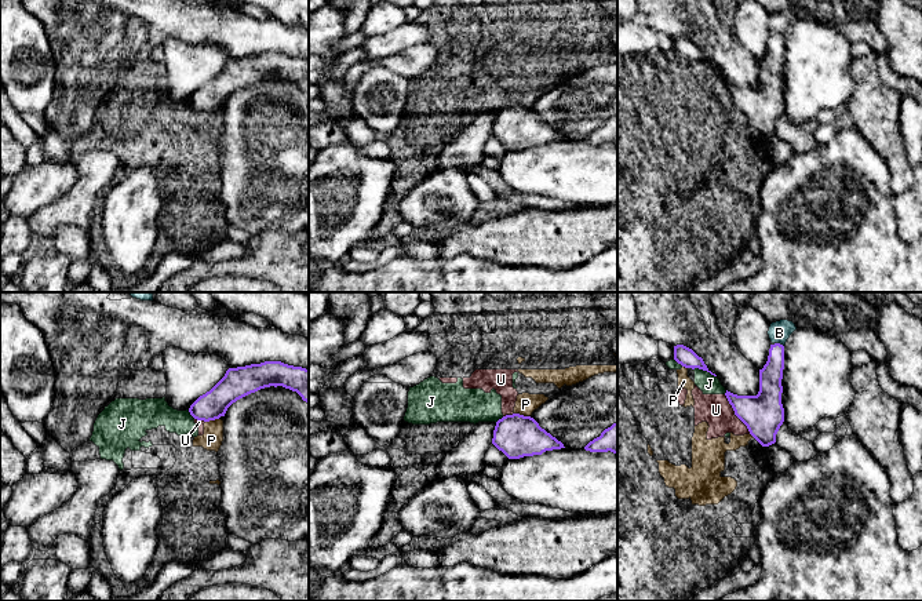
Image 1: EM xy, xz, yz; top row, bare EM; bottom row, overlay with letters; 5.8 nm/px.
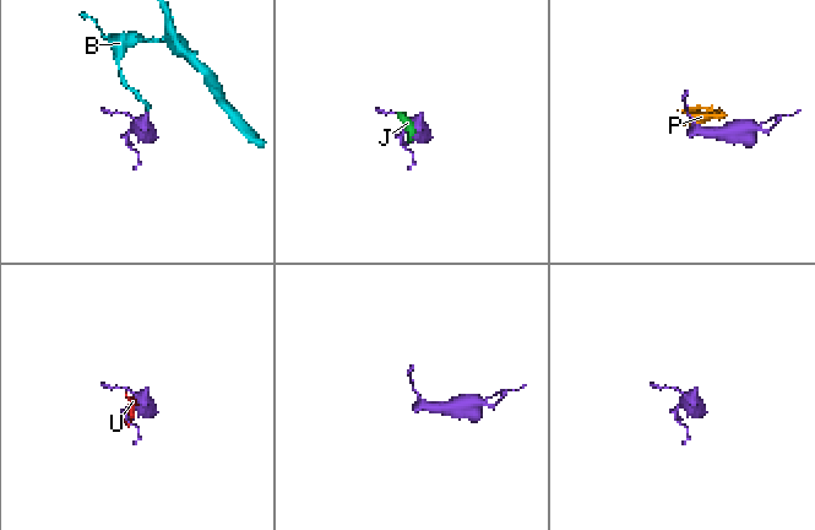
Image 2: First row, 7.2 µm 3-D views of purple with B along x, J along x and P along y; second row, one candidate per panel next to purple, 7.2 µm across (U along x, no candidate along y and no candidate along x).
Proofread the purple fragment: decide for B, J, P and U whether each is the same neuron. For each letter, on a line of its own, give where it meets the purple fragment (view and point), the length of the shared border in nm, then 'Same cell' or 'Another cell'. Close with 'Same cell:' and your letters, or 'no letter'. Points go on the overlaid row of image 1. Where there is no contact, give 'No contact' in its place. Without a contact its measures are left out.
B: Touches purple at yz (779, 343). Shared border 60 nm. Same cell
J: Touches purple at yz (704, 370). Shared border 140 nm. Another cell
P: Touches purple at xz (523, 415). Shared border 100 nm. Another cell
U: Touches purple at yz (735, 414). Shared border 280 nm. Another cell
Same cell: B

